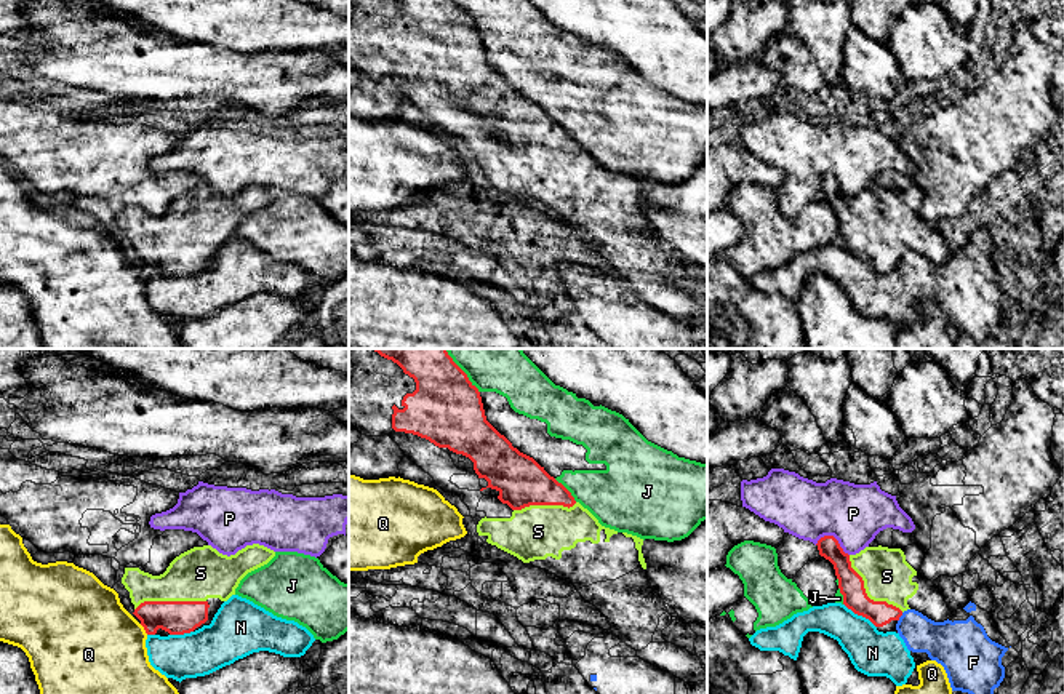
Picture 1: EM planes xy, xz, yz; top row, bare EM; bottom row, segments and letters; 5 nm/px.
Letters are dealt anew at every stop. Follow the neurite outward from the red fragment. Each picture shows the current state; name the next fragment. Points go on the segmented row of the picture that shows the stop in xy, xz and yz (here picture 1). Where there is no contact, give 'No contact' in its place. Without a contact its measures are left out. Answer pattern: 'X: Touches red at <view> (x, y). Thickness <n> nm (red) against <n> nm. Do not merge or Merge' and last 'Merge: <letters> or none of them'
F: Touches red at yz (900, 616). Thickness 120 nm (red) against 190 nm. Do not merge
J: Touches red at xz (567, 490). Thickness 240 nm (red) against 280 nm. Do not merge
N: Touches red at yz (860, 614). Thickness 130 nm (red) against 220 nm. Do not merge
P: Touches red at yz (834, 538). Thickness 120 nm (red) against 300 nm. Do not merge
Q: Touches red at xy (144, 629). Thickness 170 nm (red) against 460 nm. Do not merge
S: Touches red at yz (866, 594). Thickness 130 nm (red) against 240 nm. Merge
Merge: S

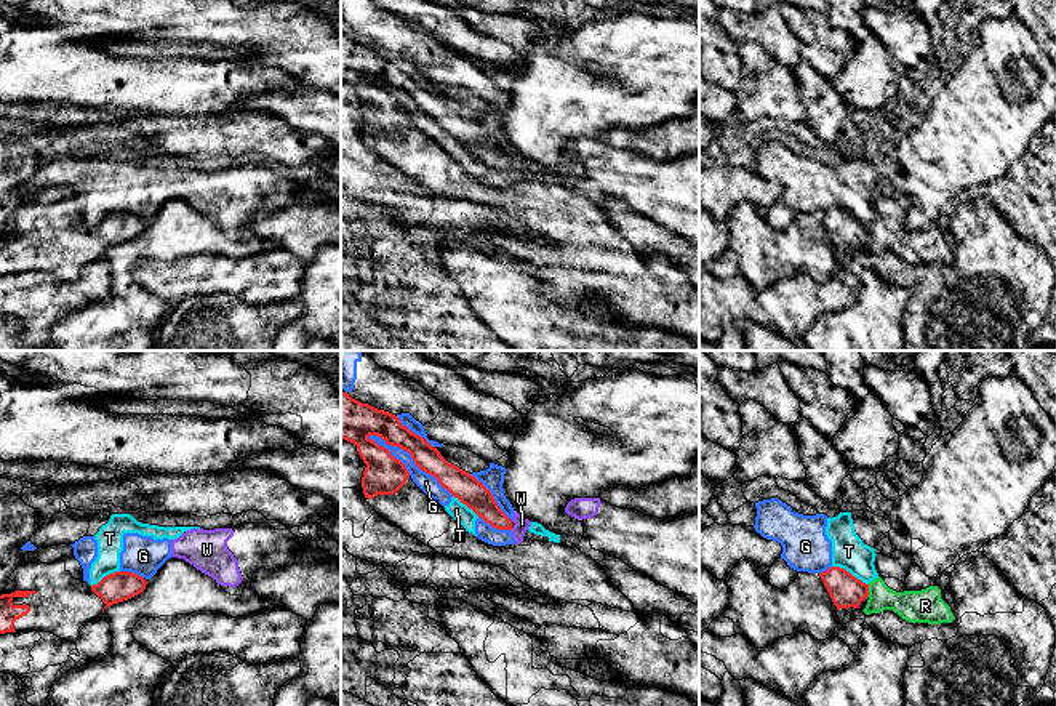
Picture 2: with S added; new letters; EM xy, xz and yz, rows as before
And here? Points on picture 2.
G: Touches red at xz (412, 457). Thickness 200 nm (red) against 90 nm. Do not merge
R: Touches red at yz (868, 591). Thickness 160 nm (red) against 160 nm. Merge
T: Touches red at yz (848, 572). Thickness 160 nm (red) against 170 nm. Do not merge
W: No contact. Do not merge
Merge: R

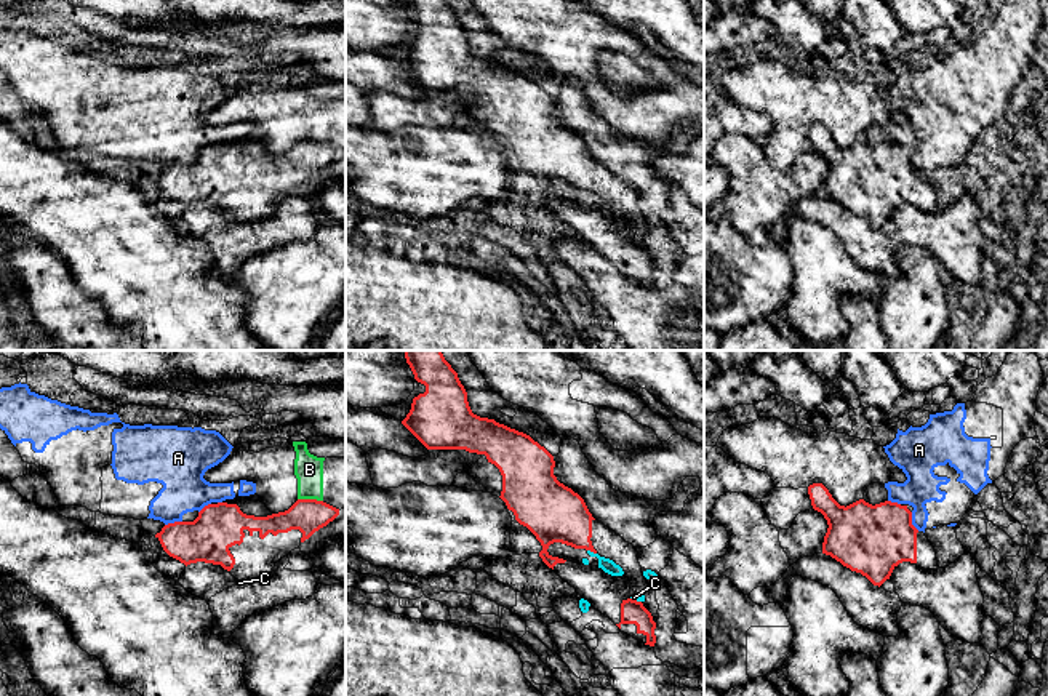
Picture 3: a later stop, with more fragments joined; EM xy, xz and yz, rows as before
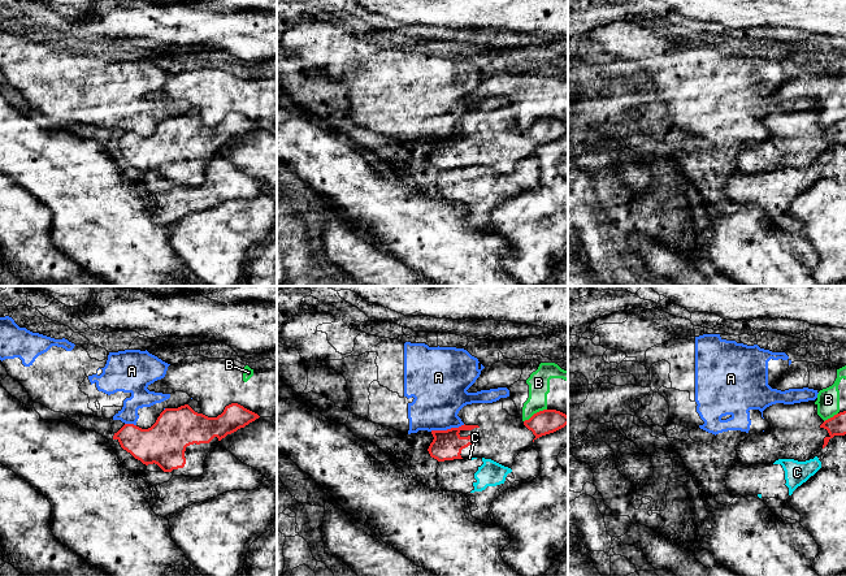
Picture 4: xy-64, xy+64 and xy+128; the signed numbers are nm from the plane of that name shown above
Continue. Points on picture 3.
A: Touches red at yz (911, 522). Thickness 360 nm (red) against 170 nm. Do not merge
B: Touches red at xy (311, 500). Thickness 170 nm (red) against 140 nm. Do not merge
C: Touches red at xz (592, 551). Thickness 280 nm (red) against 70 nm. Do not merge
Merge: none of them

